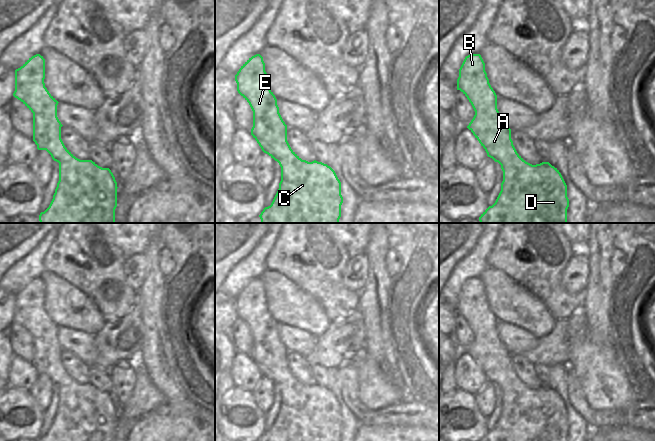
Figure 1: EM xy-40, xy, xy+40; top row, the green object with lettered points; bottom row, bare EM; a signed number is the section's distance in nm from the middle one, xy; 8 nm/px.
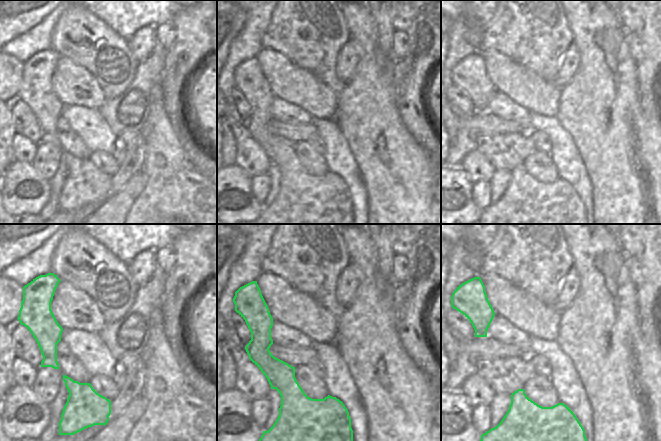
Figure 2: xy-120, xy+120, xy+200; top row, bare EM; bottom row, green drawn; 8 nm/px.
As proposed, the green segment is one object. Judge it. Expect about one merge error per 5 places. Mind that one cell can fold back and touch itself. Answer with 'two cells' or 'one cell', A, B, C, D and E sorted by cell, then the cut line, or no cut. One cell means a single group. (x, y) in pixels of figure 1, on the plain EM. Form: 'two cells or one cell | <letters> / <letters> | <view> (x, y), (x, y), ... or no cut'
one cell | A B C D E | no cut

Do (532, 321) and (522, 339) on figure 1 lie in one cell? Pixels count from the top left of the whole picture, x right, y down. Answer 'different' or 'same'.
different

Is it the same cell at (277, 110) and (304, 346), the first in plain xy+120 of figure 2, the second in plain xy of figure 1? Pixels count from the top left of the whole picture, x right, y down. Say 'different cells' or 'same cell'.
same cell

